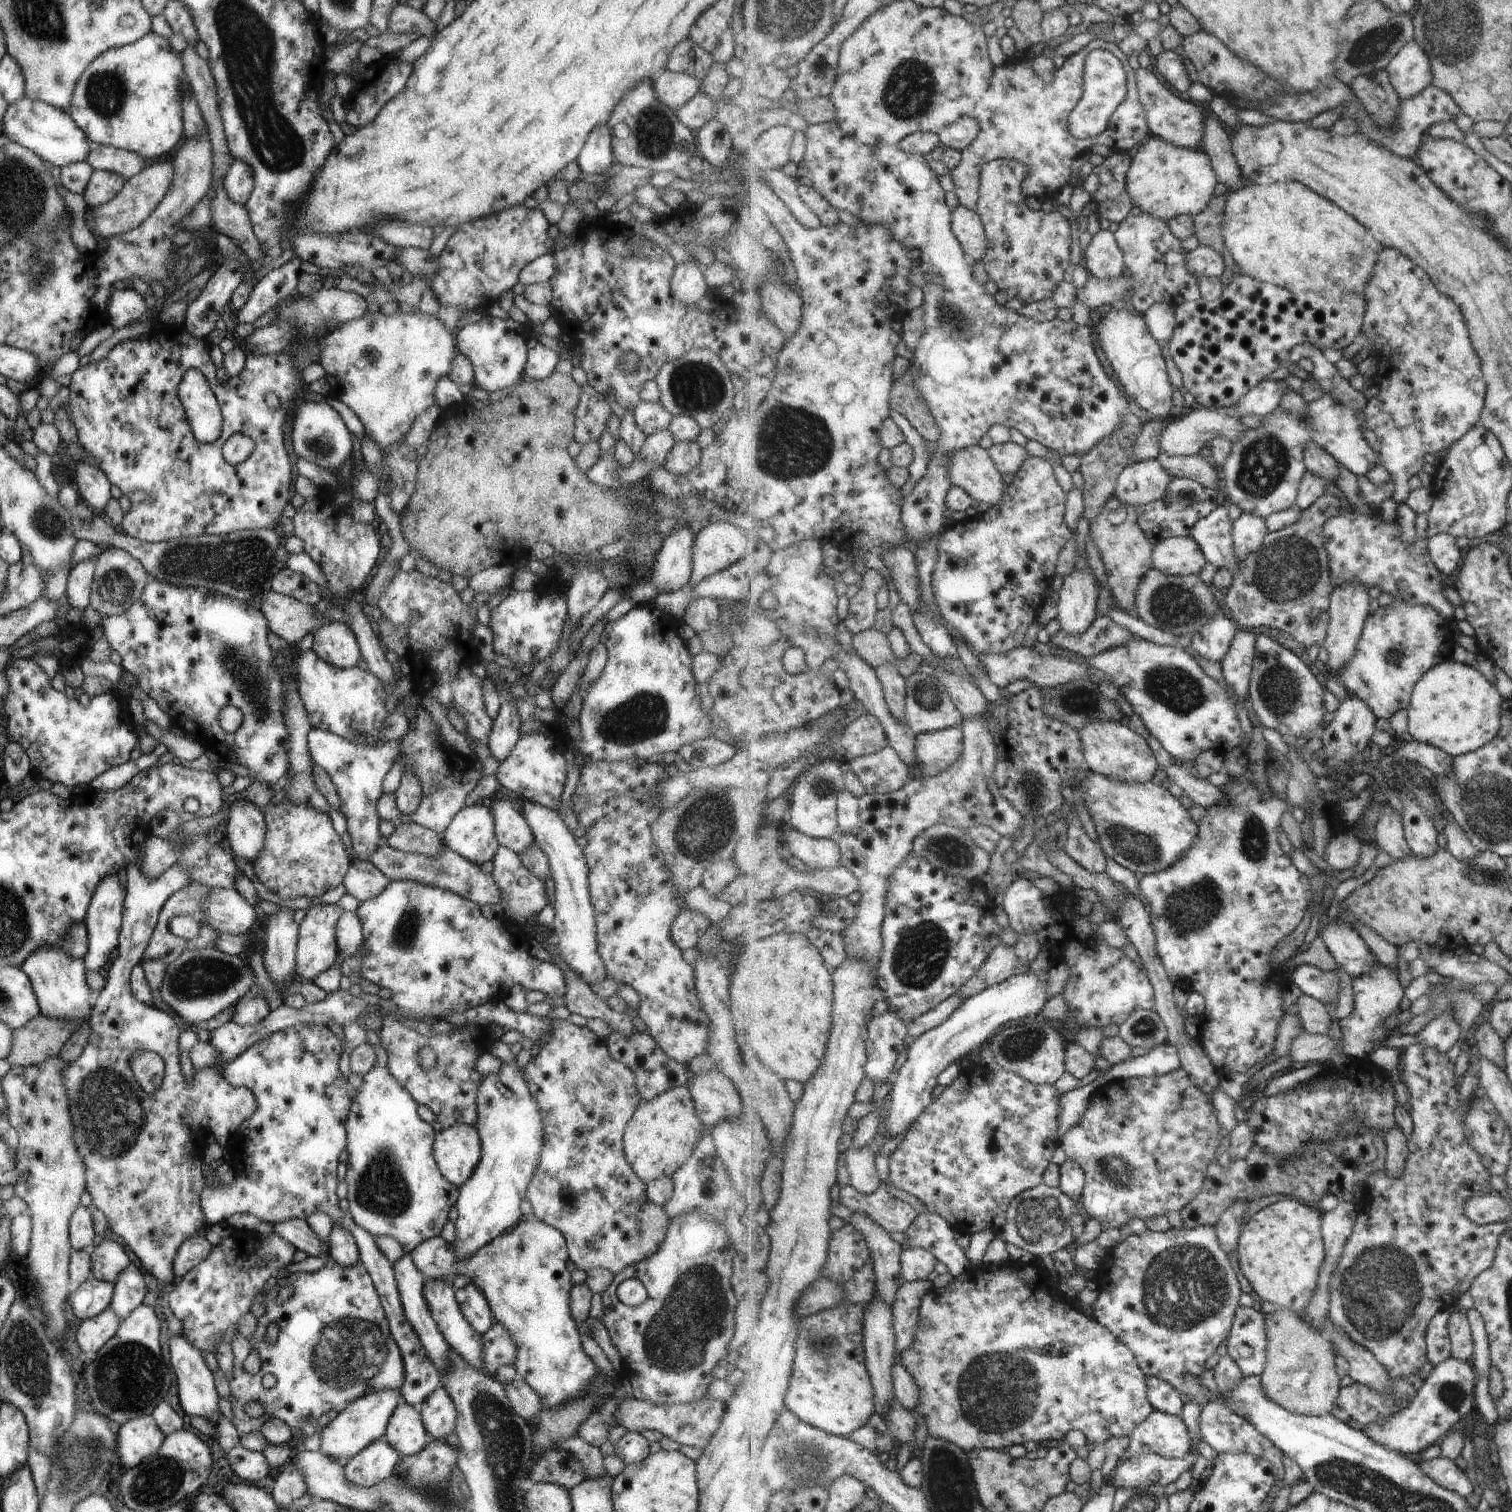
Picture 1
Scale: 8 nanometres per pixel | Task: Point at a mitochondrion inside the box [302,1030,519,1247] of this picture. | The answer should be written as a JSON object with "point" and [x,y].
{"point":[381,1188]}

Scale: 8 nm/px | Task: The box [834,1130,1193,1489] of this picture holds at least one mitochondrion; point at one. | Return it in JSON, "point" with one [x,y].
{"point":[997,1391]}

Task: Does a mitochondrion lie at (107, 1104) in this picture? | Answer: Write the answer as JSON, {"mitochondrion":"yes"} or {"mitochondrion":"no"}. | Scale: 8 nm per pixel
{"mitochondrion":"yes"}

